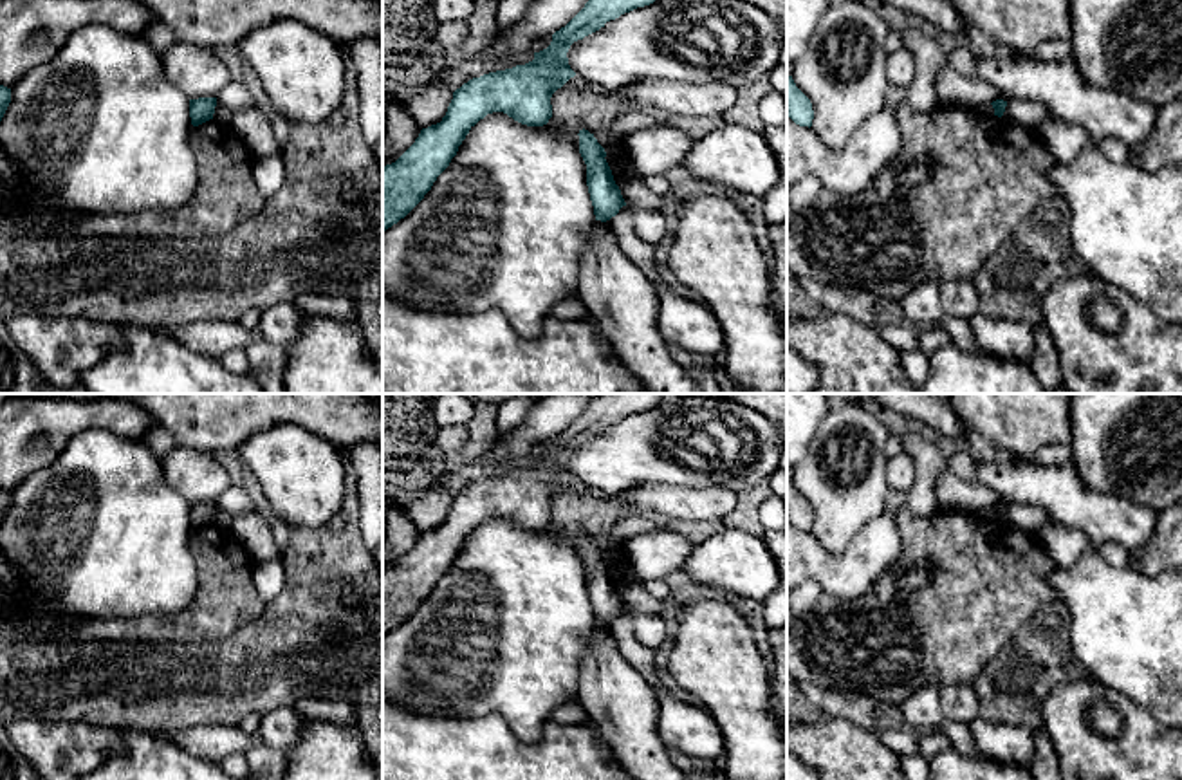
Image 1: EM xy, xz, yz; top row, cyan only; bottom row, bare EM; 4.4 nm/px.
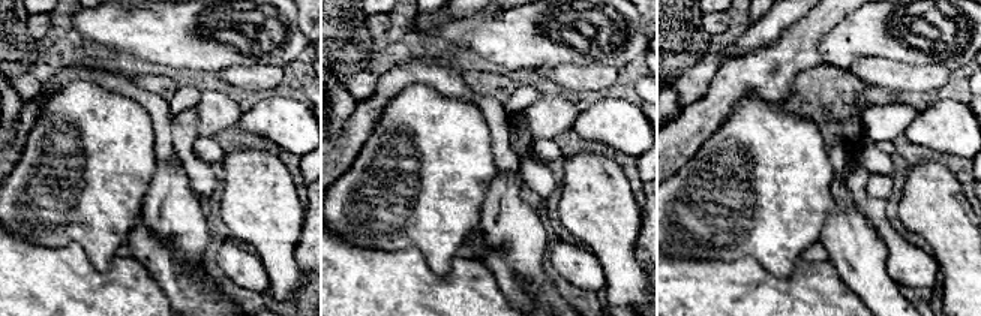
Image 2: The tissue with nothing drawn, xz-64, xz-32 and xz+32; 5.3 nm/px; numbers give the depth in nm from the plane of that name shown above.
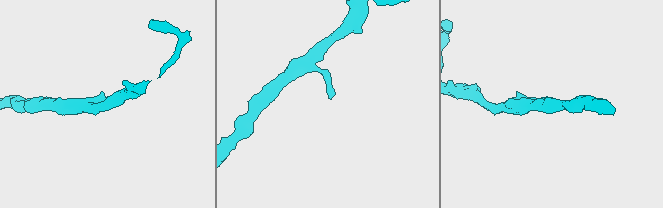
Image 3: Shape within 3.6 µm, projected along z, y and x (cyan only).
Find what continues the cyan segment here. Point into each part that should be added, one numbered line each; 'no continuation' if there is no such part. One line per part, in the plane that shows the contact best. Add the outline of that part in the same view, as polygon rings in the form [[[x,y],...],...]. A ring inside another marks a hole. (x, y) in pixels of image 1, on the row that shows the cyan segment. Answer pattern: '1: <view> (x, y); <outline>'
no continuation

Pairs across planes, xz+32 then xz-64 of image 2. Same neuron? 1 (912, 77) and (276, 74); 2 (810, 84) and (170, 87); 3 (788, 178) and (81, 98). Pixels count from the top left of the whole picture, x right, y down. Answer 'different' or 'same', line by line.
1: same
2: same
3: same

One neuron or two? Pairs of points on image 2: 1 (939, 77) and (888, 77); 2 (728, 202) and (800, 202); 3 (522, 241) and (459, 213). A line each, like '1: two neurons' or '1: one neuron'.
1: one neuron
2: one neuron
3: two neurons

